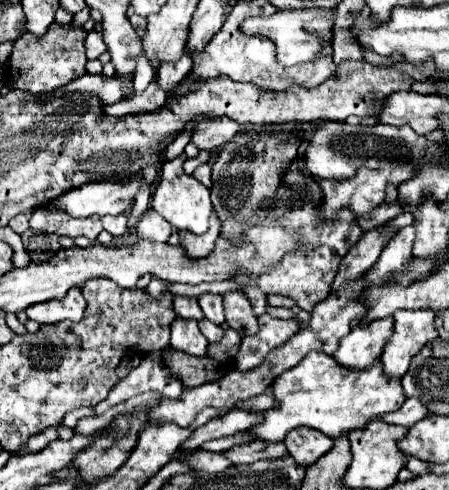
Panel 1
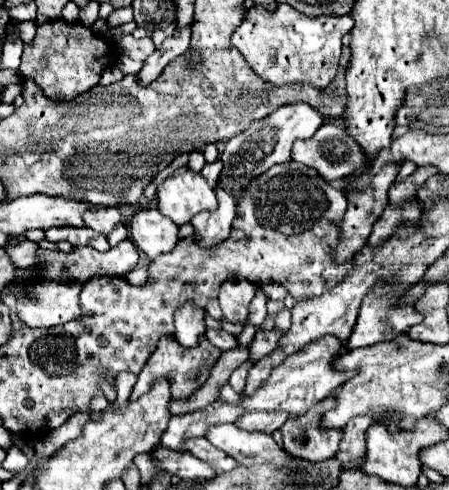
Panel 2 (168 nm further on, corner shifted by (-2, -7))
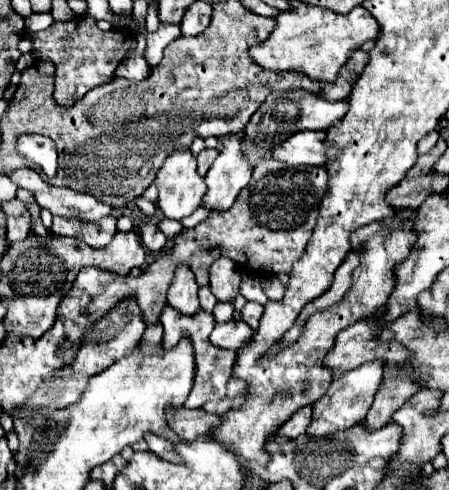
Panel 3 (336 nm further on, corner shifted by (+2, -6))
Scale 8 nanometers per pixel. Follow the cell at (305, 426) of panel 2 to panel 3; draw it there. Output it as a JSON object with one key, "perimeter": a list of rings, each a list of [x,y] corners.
{"perimeter":[[[366,362],[358,370],[346,372],[342,376],[334,378],[326,396],[322,396],[314,404],[314,420],[308,426],[308,434],[316,436],[316,438],[330,436],[338,430],[346,430],[346,428],[352,428],[354,424],[362,422],[364,416],[368,414],[372,400],[374,400],[374,394],[382,382],[382,368],[384,368],[384,362]]]}

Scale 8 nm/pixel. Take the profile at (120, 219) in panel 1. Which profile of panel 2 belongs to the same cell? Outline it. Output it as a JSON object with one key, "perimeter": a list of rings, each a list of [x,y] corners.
{"perimeter":[[[104,207],[104,209],[88,211],[84,215],[84,223],[86,223],[86,227],[90,227],[102,235],[110,235],[114,231],[114,227],[118,223],[122,223],[122,217],[120,217],[118,207]]]}

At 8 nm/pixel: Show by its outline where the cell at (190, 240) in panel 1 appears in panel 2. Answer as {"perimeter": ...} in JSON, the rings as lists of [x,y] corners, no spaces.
{"perimeter":[[[216,187],[218,209],[214,213],[198,213],[190,223],[194,227],[194,241],[200,247],[214,247],[228,239],[230,225],[236,215],[236,203],[224,189]]]}

